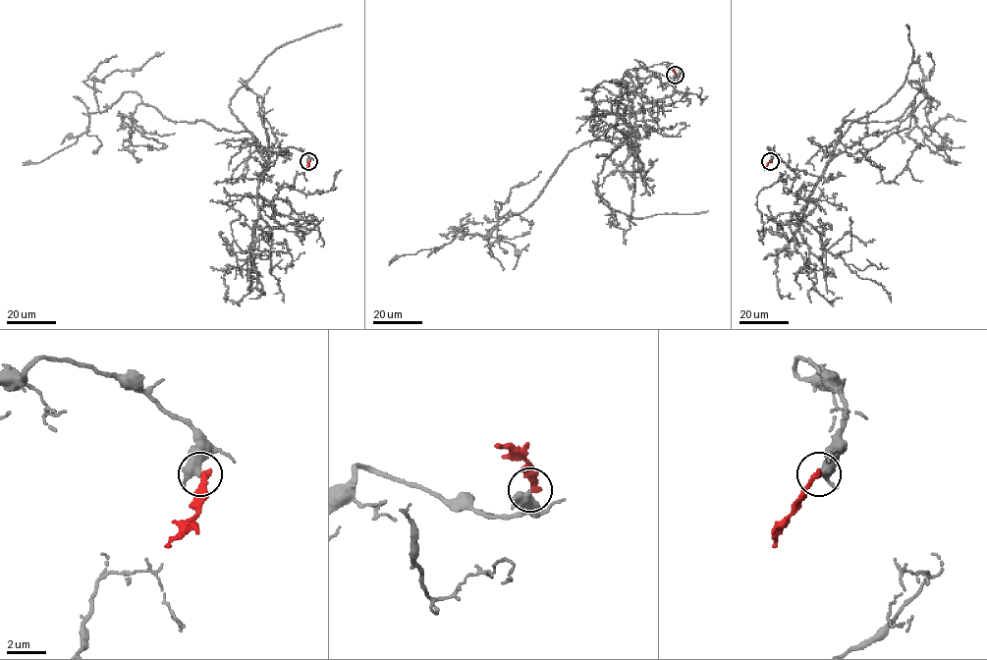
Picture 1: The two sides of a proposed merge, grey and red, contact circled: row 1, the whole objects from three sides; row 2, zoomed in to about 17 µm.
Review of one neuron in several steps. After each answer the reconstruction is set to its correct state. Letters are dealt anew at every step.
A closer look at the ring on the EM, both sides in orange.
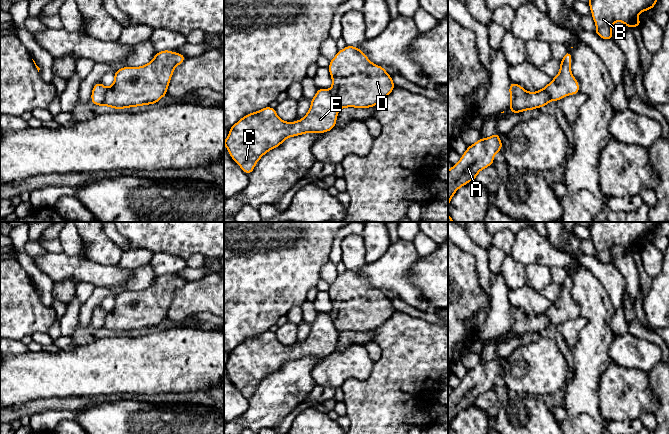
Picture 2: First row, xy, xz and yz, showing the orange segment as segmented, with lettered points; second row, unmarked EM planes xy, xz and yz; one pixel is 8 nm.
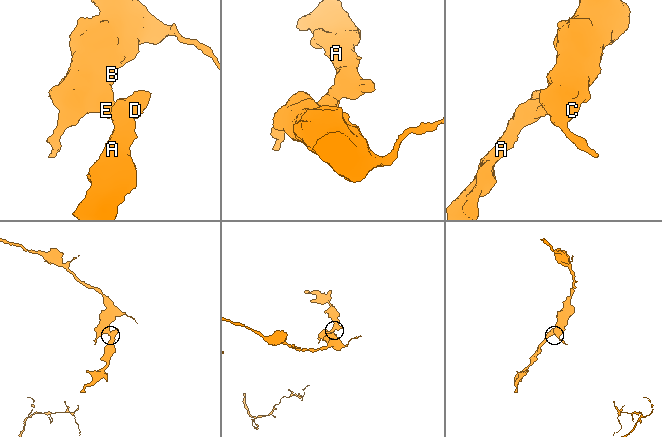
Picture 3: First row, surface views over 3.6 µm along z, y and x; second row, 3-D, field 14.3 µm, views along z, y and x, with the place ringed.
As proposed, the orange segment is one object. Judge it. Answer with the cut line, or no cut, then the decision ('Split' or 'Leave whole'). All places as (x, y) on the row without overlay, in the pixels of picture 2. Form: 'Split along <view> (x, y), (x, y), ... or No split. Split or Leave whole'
Split along xz (329, 314), (339, 332). Split

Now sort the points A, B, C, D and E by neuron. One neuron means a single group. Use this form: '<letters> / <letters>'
A D / B C E

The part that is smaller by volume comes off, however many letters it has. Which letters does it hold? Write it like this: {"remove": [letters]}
{"remove": ["A", "D"]}

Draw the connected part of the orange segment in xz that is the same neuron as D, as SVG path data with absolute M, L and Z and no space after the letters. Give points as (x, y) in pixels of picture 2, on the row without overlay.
M359 271L338 274L328 291L332 302L331 319L339 332L370 332L394 314L386 293L372 287Z

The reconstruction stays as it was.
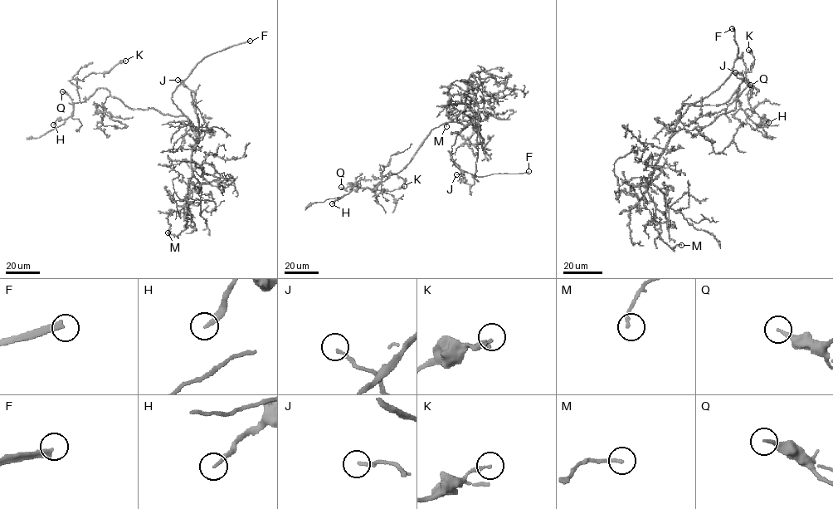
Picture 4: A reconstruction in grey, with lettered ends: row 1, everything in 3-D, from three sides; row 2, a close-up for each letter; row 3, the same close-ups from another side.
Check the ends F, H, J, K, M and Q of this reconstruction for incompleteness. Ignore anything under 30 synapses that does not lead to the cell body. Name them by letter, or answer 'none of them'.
F, H

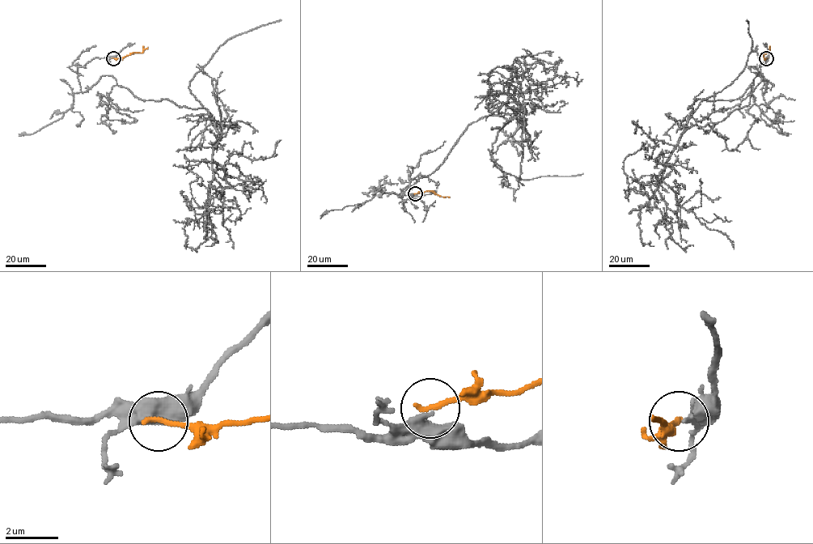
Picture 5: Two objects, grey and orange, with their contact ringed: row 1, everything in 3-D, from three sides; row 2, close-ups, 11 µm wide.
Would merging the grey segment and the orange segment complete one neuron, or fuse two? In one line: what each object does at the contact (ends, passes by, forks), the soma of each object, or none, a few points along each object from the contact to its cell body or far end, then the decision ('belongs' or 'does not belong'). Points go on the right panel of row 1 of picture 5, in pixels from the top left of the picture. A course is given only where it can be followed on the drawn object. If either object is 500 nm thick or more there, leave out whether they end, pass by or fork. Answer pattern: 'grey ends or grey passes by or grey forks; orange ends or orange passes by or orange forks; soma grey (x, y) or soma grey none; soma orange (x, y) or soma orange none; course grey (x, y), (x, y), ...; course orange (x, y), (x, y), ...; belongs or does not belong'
grey ends; orange ends; soma grey none; soma orange none; course grey (767, 58), (765, 92), (757, 75), (736, 99), (688, 108), (650, 198), (628, 188), (623, 169), (643, 147); course orange (766, 58), (763, 55), (770, 52), (769, 47); belongs

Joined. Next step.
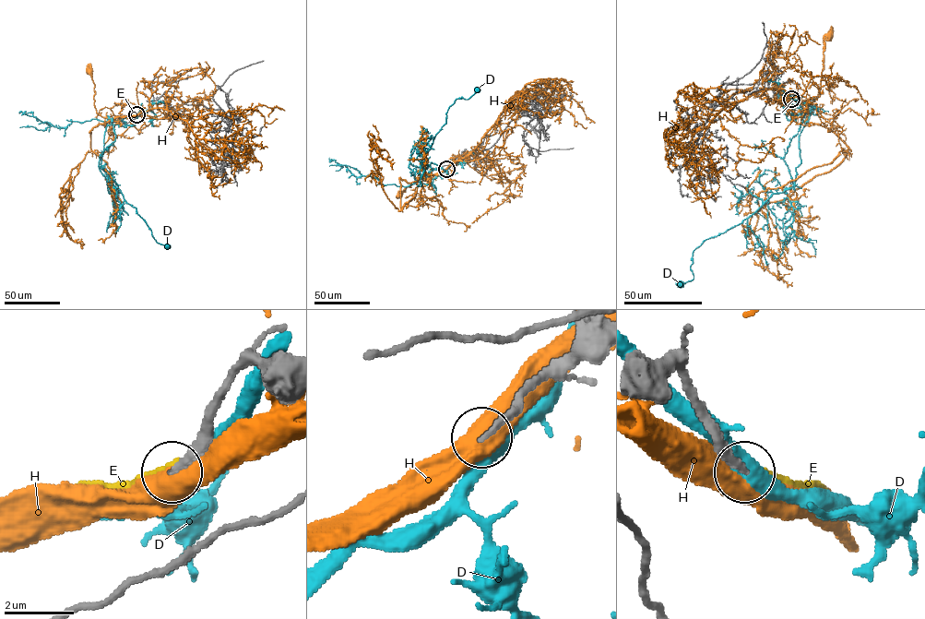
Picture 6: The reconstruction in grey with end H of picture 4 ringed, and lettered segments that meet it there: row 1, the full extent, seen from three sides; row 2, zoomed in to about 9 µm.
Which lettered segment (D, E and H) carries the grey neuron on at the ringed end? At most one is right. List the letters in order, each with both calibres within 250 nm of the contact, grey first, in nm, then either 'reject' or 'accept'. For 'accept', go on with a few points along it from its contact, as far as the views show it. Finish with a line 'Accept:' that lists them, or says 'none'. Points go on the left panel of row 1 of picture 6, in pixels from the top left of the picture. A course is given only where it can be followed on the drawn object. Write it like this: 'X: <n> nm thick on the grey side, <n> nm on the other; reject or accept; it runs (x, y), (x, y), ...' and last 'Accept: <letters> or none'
D: 380 nm thick on the grey side, 460 nm on the other; reject
E: 240 nm thick on the grey side, 220 nm on the other; accept
H: 360 nm thick on the grey side, 550 nm on the other; reject
Accept: E

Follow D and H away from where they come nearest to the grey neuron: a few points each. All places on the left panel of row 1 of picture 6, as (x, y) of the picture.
D: (137, 114), (107, 125), (100, 168), (118, 185), (125, 201), (136, 208), (157, 243), (167, 245)
H: (137, 114), (111, 118), (99, 114), (94, 106), (95, 84), (90, 71)

